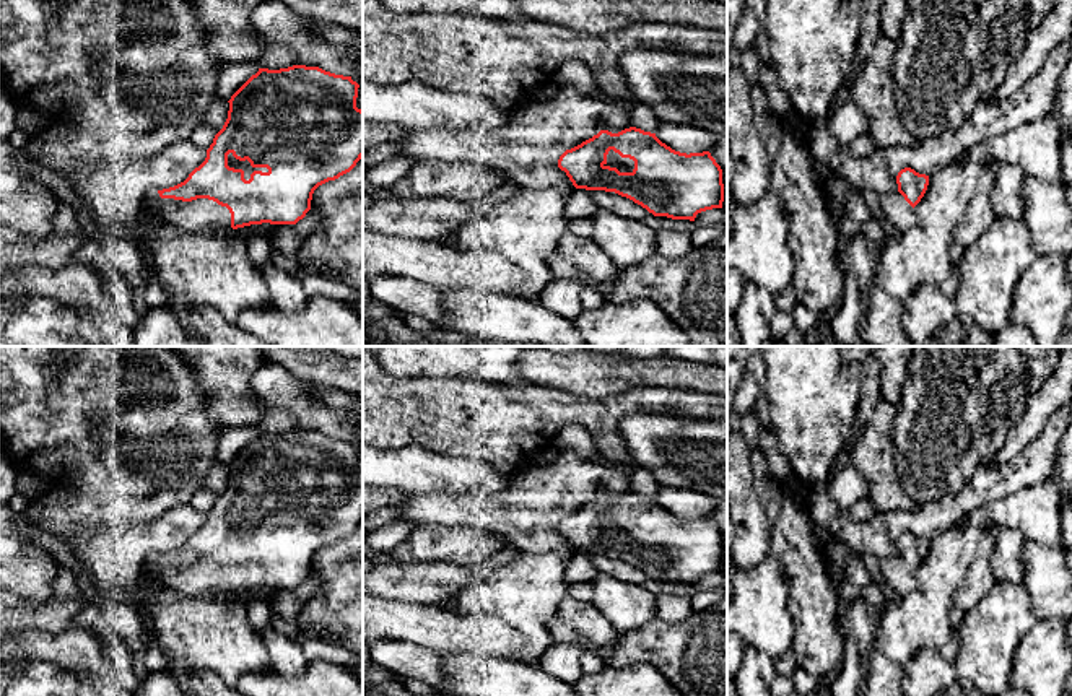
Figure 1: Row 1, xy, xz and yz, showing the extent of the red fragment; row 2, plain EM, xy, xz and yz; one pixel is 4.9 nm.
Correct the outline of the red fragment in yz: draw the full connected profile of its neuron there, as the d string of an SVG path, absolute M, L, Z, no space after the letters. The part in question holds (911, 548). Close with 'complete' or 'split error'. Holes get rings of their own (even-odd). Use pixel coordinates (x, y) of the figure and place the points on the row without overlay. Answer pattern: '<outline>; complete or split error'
M904 532L896 540L898 553L880 559L880 574L885 582L893 587L898 597L913 592L917 585L914 571L924 561L929 540L919 538L911 532Z; split error

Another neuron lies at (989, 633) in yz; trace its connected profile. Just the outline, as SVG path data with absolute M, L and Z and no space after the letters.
M996 582L958 624L957 673L987 696L1010 686L1013 655L1036 615L1023 584Z

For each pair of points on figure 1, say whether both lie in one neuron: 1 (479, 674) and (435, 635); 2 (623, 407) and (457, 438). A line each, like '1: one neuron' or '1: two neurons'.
1: two neurons
2: one neuron

